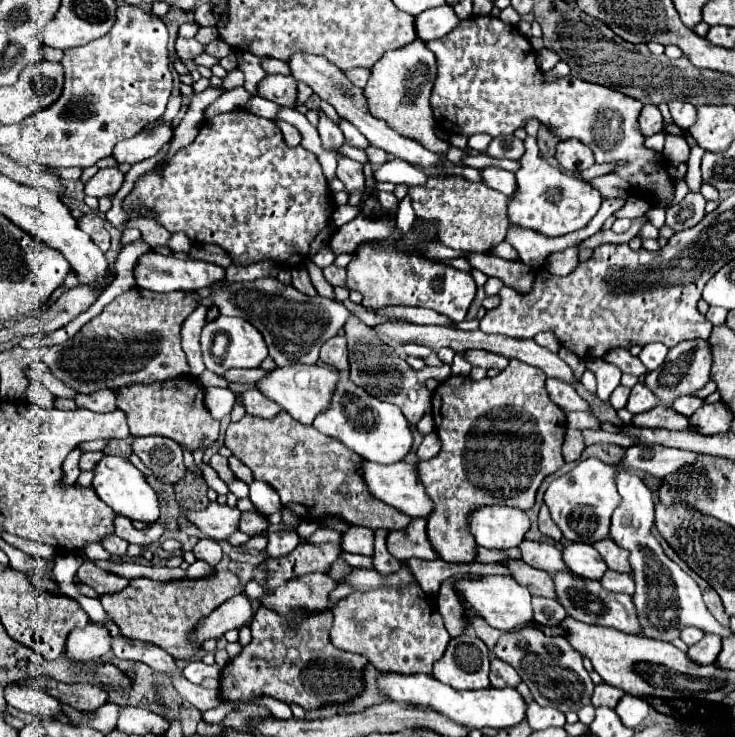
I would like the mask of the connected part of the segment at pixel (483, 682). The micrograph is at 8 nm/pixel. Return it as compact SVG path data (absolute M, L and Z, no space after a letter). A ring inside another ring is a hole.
M452 638L444 656L434 664L434 678L452 686L454 690L480 690L488 688L488 648L480 640L466 644L462 638Z

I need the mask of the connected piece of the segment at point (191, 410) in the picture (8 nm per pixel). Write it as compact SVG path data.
M192 374L166 382L124 386L116 390L116 406L126 414L132 436L166 436L191 453L198 448L210 448L218 438L220 422L204 406L204 388Z

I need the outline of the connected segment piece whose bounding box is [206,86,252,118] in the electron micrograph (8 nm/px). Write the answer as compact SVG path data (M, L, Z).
M238 86L238 88L234 88L234 90L228 90L228 92L222 94L222 98L214 100L214 102L206 108L206 118L212 118L212 116L222 114L222 112L228 112L228 110L232 110L232 108L244 108L250 98L252 98L252 96L250 96L242 86Z

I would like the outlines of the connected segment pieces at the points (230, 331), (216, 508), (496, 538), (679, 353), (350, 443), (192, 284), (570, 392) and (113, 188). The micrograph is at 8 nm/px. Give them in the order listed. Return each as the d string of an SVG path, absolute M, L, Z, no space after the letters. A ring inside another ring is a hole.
M220 316L212 322L208 322L202 330L202 338L200 338L200 346L202 346L202 358L204 358L204 366L218 374L218 376L224 376L226 370L232 370L232 368L258 368L262 364L262 360L268 356L268 348L264 344L264 338L262 334L250 324L246 322L244 318L230 318L230 316ZM224 332L228 336L228 348L226 348L226 354L224 358L214 358L212 356L212 340L216 334Z
M210 502L208 508L204 508L200 512L186 510L186 512L182 512L182 516L188 518L188 522L192 522L194 526L198 526L208 538L226 540L230 534L234 534L238 530L240 510L222 506L218 502Z
M488 506L470 514L470 530L484 548L512 548L524 540L530 520L524 510L506 506Z
M706 340L682 342L674 348L670 348L666 362L646 376L646 386L654 392L654 396L660 400L660 404L670 406L674 402L674 398L692 396L696 390L700 390L710 380L710 364L712 364L712 354L710 354L710 346Z
M342 374L340 384L334 390L330 408L314 420L314 428L326 436L338 438L358 456L378 464L394 464L398 460L404 460L414 442L410 424L404 418L402 410L394 404L386 404L370 396L364 388L350 382L346 374Z
M158 252L142 254L134 266L136 284L140 288L152 290L152 292L174 292L174 290L198 290L210 286L210 282L224 280L224 268L214 266L210 262L202 260L178 260L174 256L162 256Z
M548 378L546 382L546 390L550 394L550 398L554 400L556 406L562 408L562 412L574 412L574 410L582 410L582 412L590 412L588 404L574 392L574 388L566 382L562 382L560 378Z
M104 168L98 170L84 186L86 196L94 196L94 198L104 198L104 196L112 196L122 188L124 182L124 172L120 172L118 168Z

